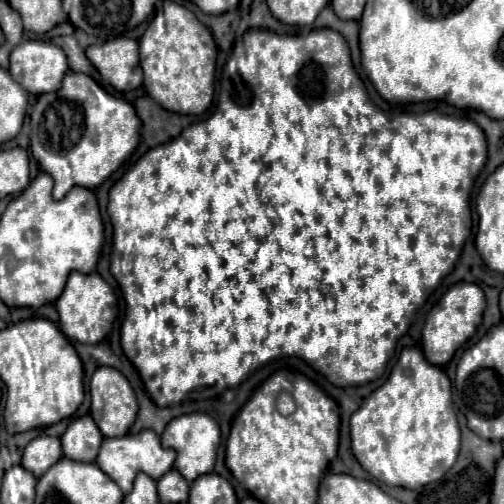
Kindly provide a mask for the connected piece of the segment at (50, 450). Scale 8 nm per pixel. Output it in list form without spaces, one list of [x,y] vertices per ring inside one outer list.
[[[37,436],[31,440],[25,450],[23,450],[23,468],[31,470],[35,478],[43,476],[47,468],[51,468],[59,458],[63,456],[61,452],[61,440],[53,436]]]

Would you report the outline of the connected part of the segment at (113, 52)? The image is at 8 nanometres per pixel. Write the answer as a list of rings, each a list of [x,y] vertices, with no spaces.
[[[123,36],[101,46],[89,46],[87,58],[97,68],[103,82],[117,92],[135,90],[143,82],[143,70],[139,70],[139,44],[133,38]]]

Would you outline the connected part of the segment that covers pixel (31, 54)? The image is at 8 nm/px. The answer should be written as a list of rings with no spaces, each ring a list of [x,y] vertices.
[[[27,40],[17,44],[11,52],[9,74],[31,94],[59,90],[67,70],[69,66],[65,52],[51,42]]]

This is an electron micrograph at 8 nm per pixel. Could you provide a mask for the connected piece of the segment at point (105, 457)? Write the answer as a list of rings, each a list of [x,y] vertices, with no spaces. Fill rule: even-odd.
[[[141,430],[139,434],[127,434],[123,438],[105,438],[97,456],[97,466],[123,490],[123,494],[131,492],[137,472],[145,472],[153,480],[159,480],[167,470],[173,468],[175,450],[163,448],[159,436],[153,430]]]

